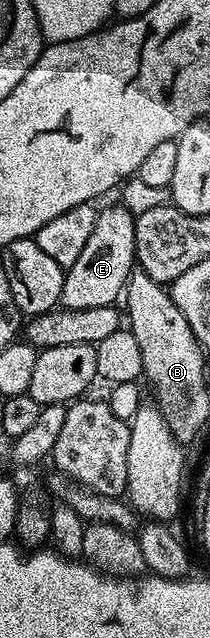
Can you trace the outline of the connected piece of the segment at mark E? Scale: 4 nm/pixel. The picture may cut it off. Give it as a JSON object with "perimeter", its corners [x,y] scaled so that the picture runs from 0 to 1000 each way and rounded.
{"perimeter":[[[481,323],[462,332],[452,357],[414,375],[376,408],[305,425],[286,478],[314,486],[390,486],[395,483],[471,483],[543,478],[581,466],[619,429],[638,428],[652,409],[643,389],[648,340],[595,323]]]}

